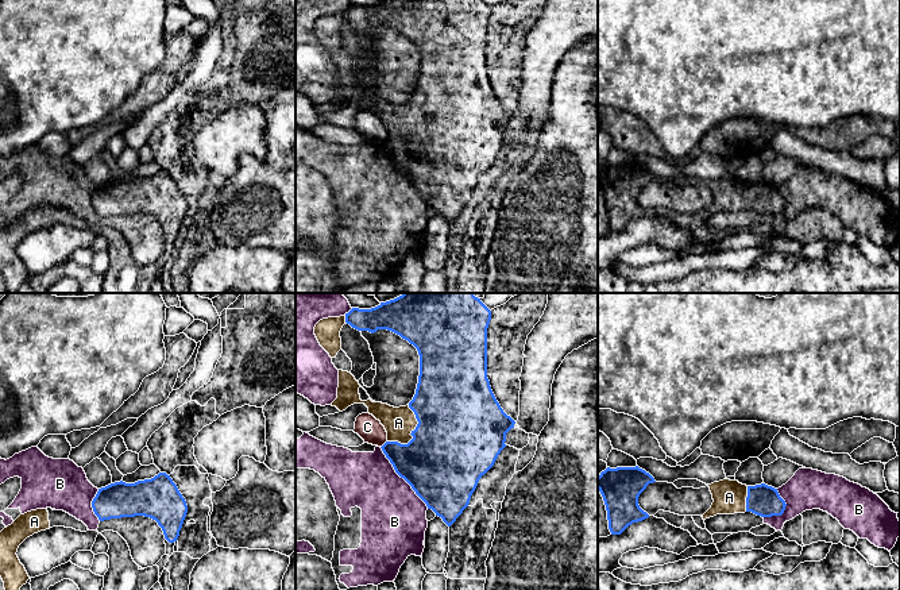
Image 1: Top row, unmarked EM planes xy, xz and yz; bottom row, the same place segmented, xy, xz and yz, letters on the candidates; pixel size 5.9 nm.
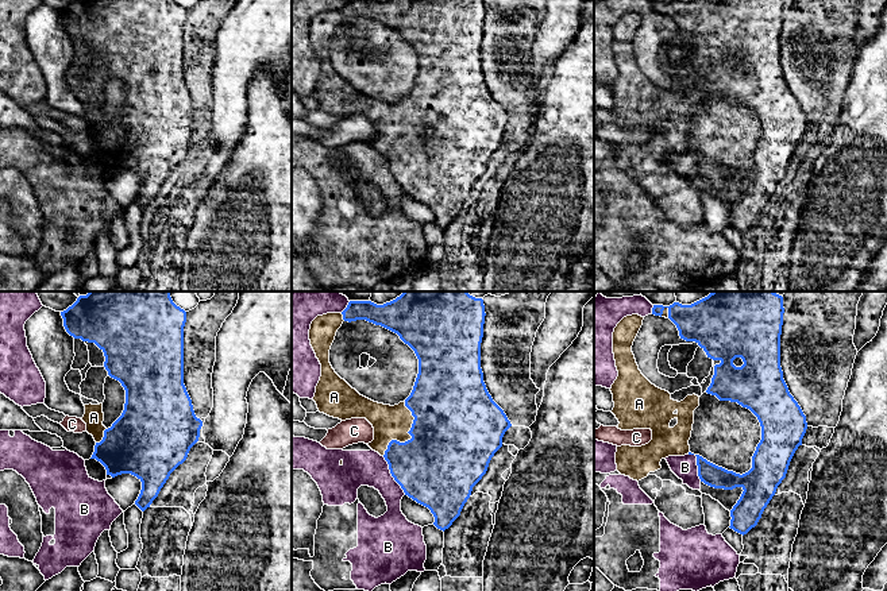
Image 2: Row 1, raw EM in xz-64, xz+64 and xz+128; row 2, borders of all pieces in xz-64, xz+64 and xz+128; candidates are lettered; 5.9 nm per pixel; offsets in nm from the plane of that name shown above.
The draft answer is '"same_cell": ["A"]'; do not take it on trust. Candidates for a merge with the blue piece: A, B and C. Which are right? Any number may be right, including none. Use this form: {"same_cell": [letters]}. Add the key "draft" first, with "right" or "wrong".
{"draft": "right", "same_cell": ["A"]}

